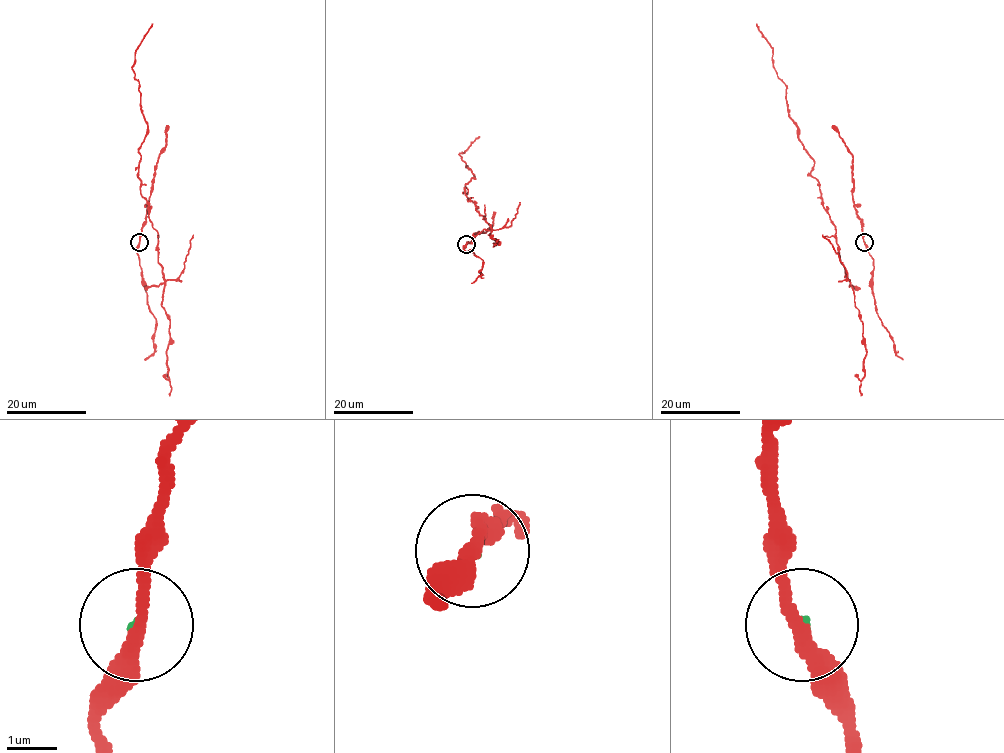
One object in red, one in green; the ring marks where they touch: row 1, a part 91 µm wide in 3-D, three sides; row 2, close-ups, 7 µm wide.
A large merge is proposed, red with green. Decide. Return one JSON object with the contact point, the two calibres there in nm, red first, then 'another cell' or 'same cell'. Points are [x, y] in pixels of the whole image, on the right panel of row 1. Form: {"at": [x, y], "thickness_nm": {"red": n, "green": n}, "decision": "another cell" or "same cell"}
{"at": [864, 242], "thickness_nm": {"red": 280, "green": 60}, "decision": "another cell"}

